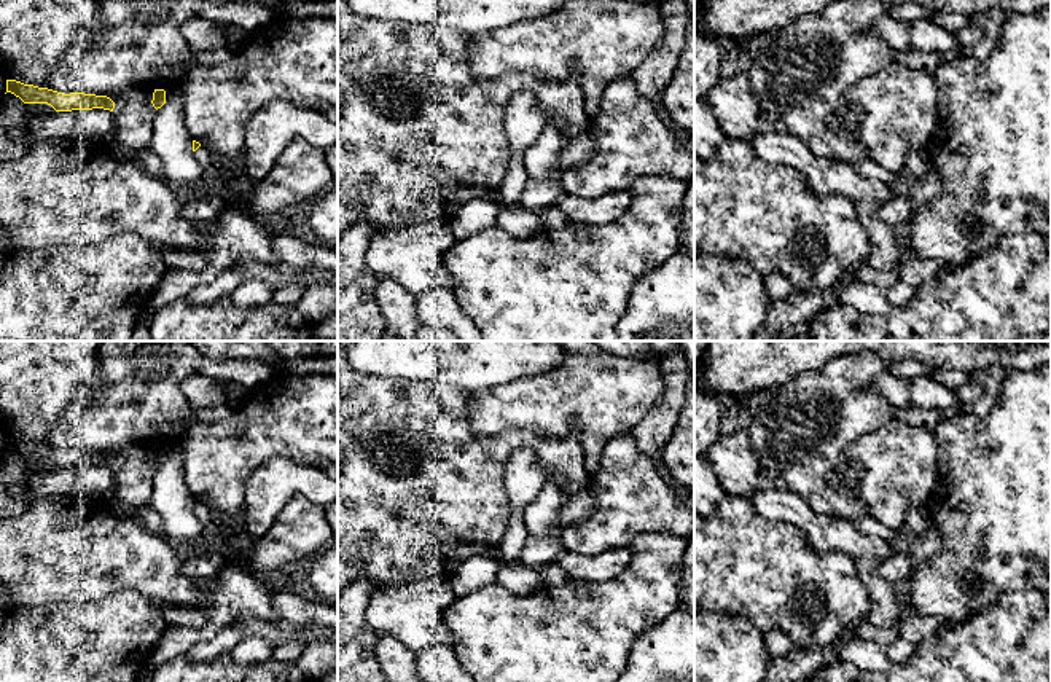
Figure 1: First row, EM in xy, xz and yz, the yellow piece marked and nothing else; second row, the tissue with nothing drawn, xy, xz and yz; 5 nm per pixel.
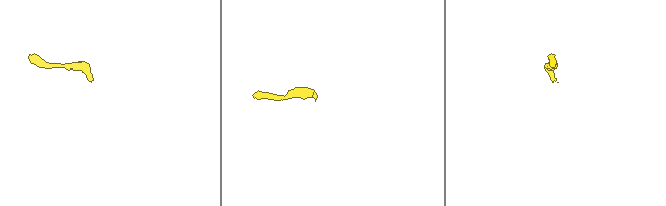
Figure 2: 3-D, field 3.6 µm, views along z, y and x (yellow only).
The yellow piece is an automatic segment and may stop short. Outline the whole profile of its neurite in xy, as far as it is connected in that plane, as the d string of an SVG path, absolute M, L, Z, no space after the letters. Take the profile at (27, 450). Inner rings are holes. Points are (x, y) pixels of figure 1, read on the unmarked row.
M6 437L6 449L14 451L24 461L48 461L56 468L104 465L113 468L115 459L107 453L70 449L62 451L48 445L24 441L16 437Z

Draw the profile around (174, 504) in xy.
M169 443L164 448L166 461L156 467L148 505L162 518L164 535L177 545L188 547L205 535L209 529L194 515L194 496L185 489L180 443Z

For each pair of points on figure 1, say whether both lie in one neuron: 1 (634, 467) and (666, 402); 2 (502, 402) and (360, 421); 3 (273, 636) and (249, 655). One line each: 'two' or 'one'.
1: two
2: two
3: two

